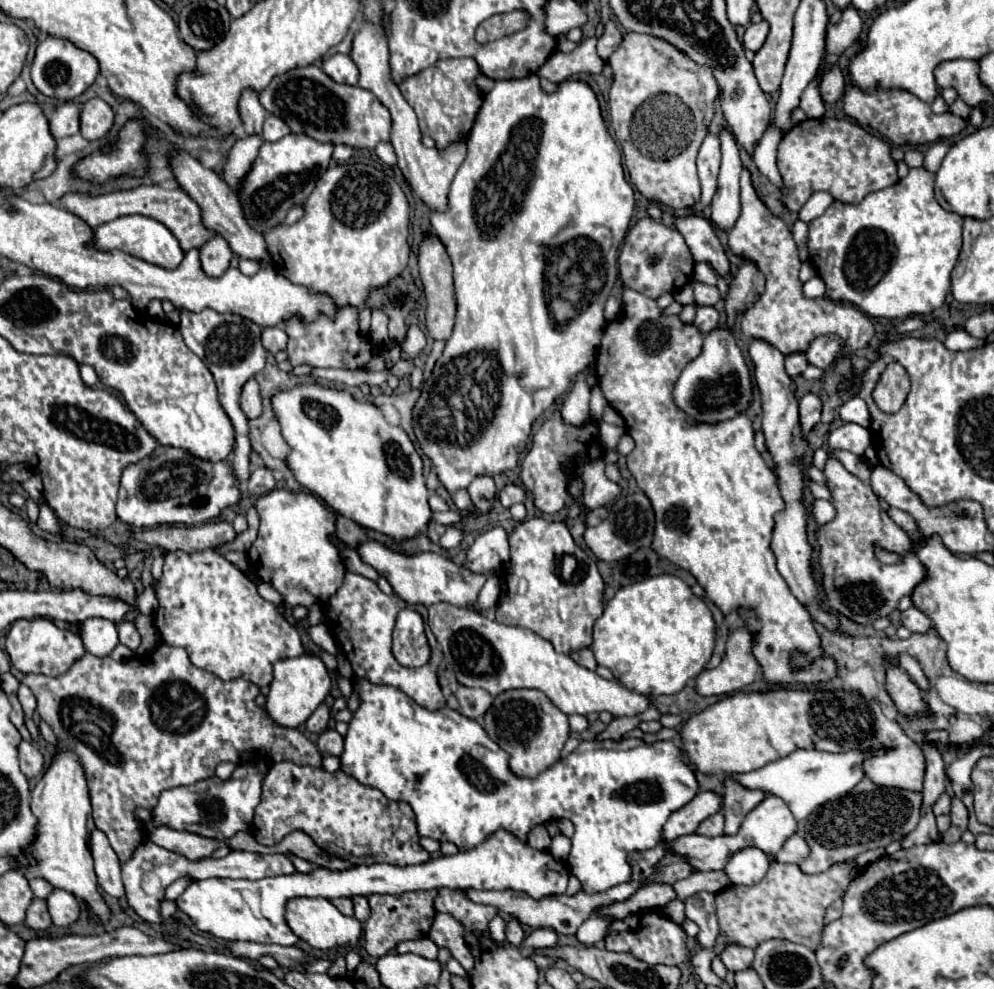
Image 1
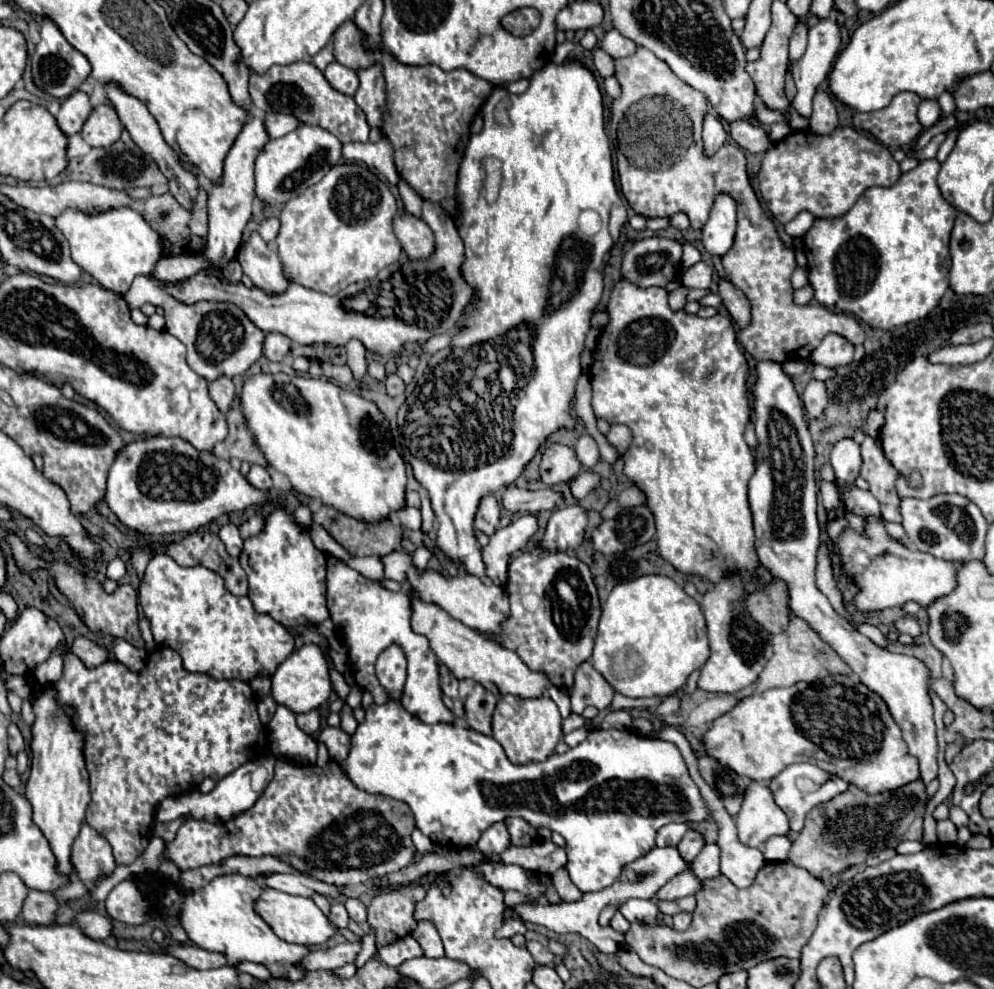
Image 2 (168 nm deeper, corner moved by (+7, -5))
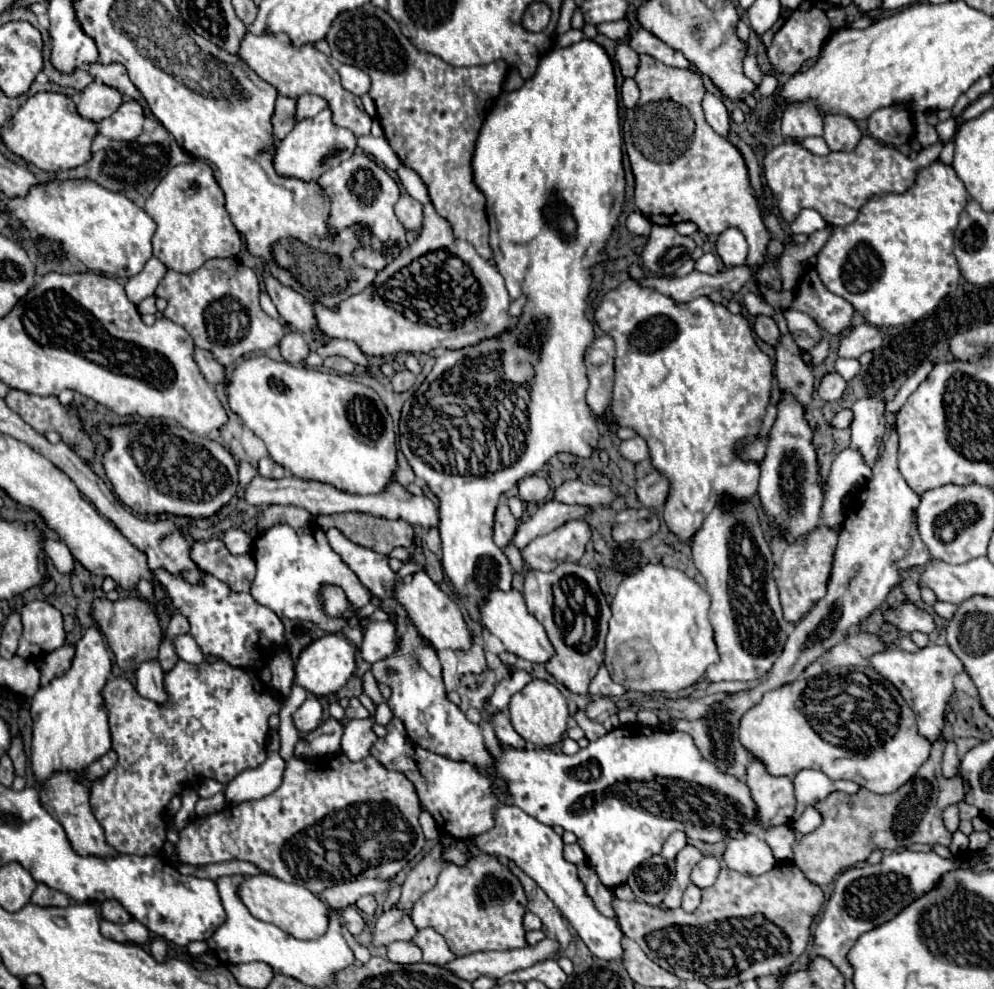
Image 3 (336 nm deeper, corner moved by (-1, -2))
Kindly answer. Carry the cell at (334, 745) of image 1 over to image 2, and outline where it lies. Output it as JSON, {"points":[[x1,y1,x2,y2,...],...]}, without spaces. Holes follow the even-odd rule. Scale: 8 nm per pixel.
{"points":[[327,727,327,729,323,729,321,735,319,735,319,741,323,741,327,745,331,759,335,759,339,763,343,759,347,759,349,749,351,749,351,735,345,733,341,727]]}

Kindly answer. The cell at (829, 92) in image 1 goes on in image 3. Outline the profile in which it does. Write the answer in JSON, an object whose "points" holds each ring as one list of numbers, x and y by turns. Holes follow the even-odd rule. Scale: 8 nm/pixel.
{"points":[[825,114,825,142,829,150,853,150,863,136,857,124,843,114]]}

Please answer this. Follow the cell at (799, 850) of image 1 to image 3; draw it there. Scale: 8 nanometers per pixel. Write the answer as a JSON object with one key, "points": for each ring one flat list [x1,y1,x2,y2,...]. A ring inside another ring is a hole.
{"points":[[781,824,781,826,765,830,763,840,769,844,769,848,773,850,773,856,779,862,791,862,793,860,793,844,795,844,797,836,789,824]]}

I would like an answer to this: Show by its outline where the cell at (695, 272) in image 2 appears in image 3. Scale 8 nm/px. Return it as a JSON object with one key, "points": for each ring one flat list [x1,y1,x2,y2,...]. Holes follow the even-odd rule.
{"points":[[703,254,697,262,695,262,695,270,705,272,705,274,717,274,719,272,719,264,715,254]]}

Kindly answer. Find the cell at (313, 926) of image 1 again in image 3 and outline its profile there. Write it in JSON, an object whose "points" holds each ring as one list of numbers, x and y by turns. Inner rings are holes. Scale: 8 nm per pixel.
{"points":[[259,874,243,880,243,884,239,886,239,896,255,918,263,922,271,922,279,926,283,932,299,940,313,940,327,932,329,908,307,888,277,880,275,876,269,876,269,874]]}

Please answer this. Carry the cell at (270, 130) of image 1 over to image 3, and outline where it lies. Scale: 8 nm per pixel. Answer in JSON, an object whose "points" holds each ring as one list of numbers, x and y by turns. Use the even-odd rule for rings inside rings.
{"points":[[301,96,297,100,297,112,295,112,295,122,301,122,305,118,313,118,315,114,319,114,323,108,327,106,327,102,323,98,317,96]]}

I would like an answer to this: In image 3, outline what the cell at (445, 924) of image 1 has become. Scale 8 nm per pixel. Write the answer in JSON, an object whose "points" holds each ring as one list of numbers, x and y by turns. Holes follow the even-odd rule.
{"points":[[433,928,419,930,419,934,413,938,413,942,423,950,423,962,443,966,455,958,455,954,449,950,445,938]]}

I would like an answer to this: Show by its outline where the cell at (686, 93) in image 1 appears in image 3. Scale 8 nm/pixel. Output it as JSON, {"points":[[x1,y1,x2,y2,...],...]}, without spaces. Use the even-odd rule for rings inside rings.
{"points":[[639,56,639,70,635,74,635,82,641,90,641,98,635,108,627,110,627,130,623,132,625,149,631,170,635,176,635,204,641,210,645,218,649,218,653,224,667,224,673,226,677,222,695,222,701,232,719,234,729,226,739,228,749,244,747,264,749,268,755,268,753,282,761,286,769,286,775,292,781,290,781,274,777,268,777,258,767,256,767,246,771,242,771,234,763,224,761,210,757,206,755,194,749,184,747,164,743,160,743,154,735,144,731,144,727,138,717,136,713,128,705,122,701,100,705,96,705,88,701,82,701,74,693,70,673,68,667,64,661,64,653,56]]}

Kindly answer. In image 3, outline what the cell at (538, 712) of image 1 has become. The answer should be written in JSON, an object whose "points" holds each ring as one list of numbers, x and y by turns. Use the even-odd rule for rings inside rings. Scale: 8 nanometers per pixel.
{"points":[[533,680,529,682,521,692,511,696,509,702,509,720,515,728,515,732,529,744,547,748,553,746,561,740,561,736,567,730,567,720,569,720,569,710,567,710,567,700,565,696,557,690,555,684,547,680]]}

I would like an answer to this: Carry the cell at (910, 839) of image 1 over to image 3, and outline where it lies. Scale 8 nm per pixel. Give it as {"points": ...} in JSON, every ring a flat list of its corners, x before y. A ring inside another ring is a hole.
{"points":[[947,742,945,752,943,752,943,764,941,764,943,776,945,778,953,778,955,770,957,770,957,764,959,764,959,758,957,758,957,752,955,752,955,744]]}

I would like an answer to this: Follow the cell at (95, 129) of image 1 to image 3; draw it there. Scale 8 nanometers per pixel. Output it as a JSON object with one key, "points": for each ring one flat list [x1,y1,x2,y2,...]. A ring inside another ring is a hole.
{"points":[[127,100,117,108,117,112,113,116,99,122,99,134,107,136,111,140,129,142,141,134,143,122,145,122,143,108,137,102]]}

